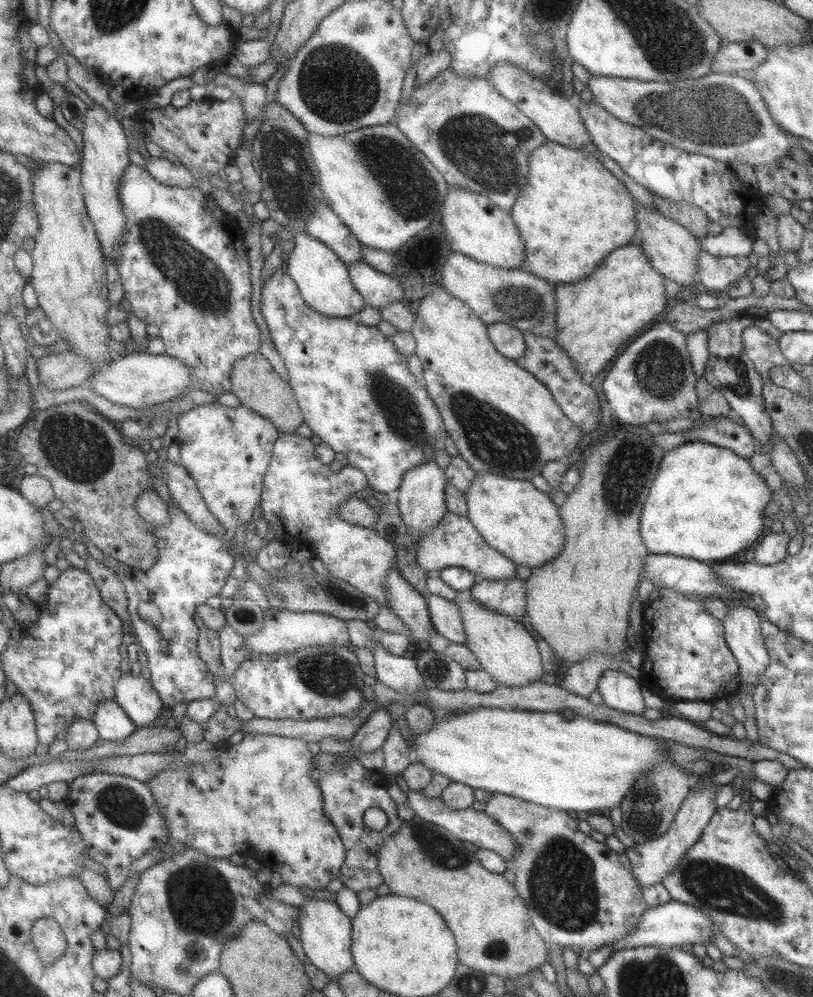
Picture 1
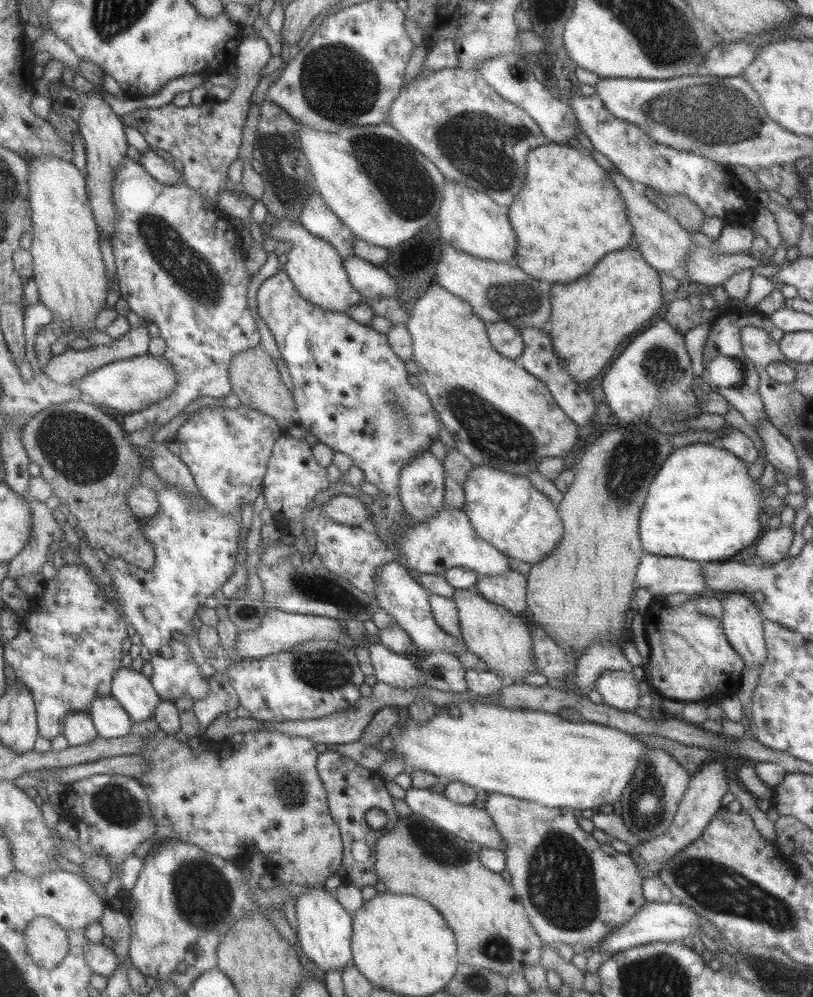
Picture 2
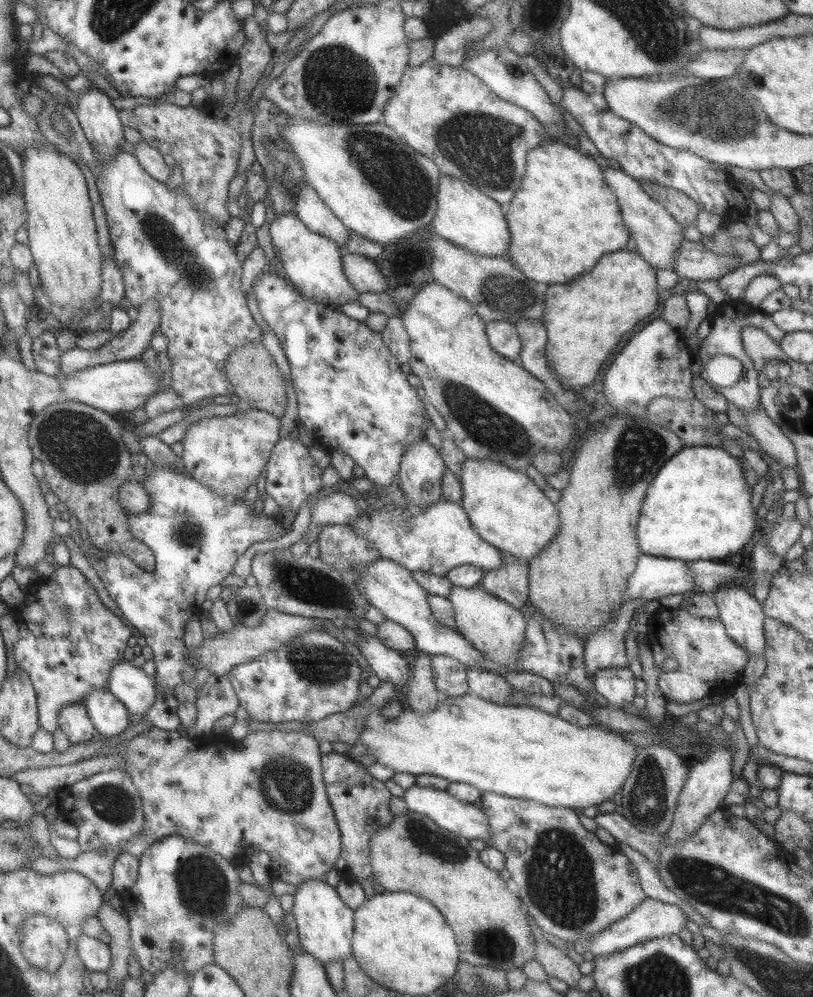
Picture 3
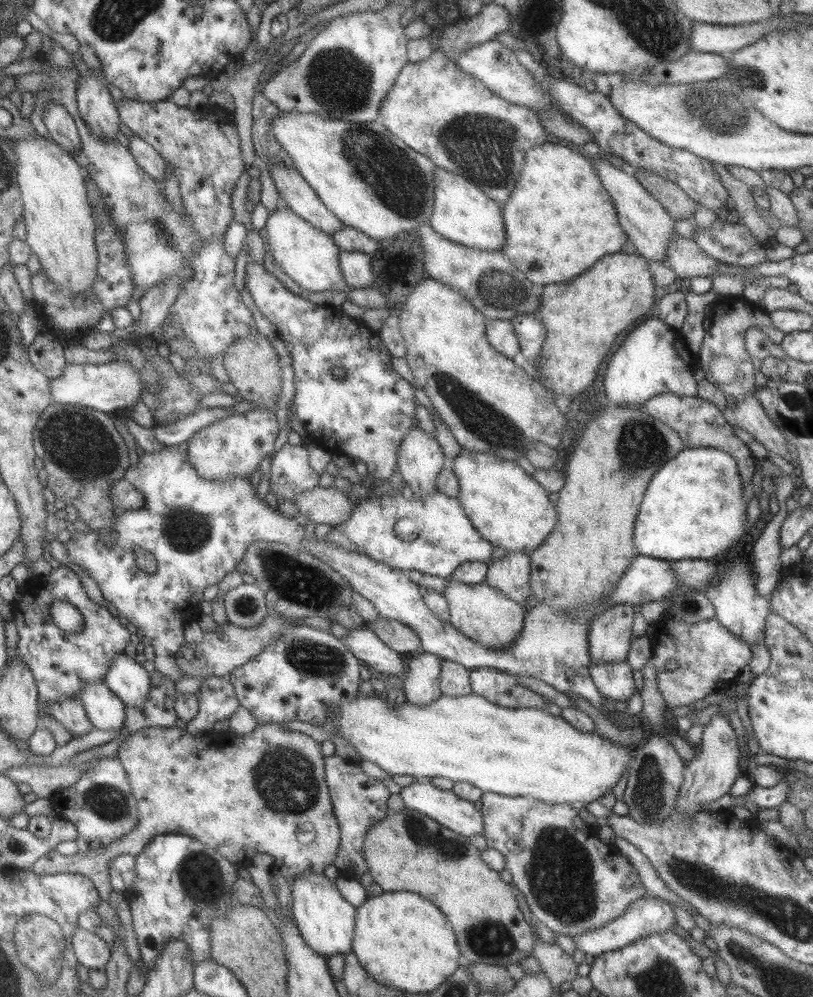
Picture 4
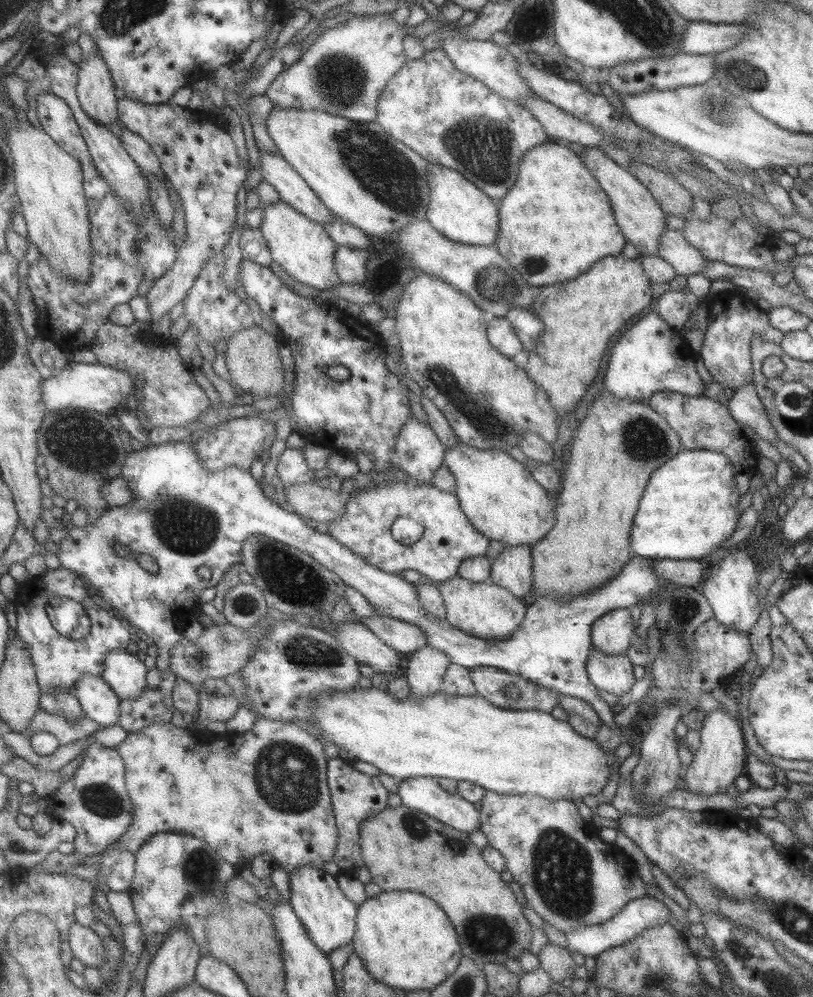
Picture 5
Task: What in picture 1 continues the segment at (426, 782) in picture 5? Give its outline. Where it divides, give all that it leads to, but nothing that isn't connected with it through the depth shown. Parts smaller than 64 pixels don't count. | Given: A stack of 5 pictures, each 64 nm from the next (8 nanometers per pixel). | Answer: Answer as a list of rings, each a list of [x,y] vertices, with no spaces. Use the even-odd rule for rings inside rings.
[[[409,790],[406,795],[406,804],[413,810],[415,816],[426,820],[427,822],[436,824],[437,826],[441,826],[441,828],[449,831],[459,840],[473,843],[478,849],[495,852],[506,862],[512,858],[515,842],[513,838],[511,838],[511,834],[505,832],[493,818],[487,816],[483,811],[474,810],[472,807],[467,807],[461,810],[449,809],[439,797],[428,798],[419,791]]]

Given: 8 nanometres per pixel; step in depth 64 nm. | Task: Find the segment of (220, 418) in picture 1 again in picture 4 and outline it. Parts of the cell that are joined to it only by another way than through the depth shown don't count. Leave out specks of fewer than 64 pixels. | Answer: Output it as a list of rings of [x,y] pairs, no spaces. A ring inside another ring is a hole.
[[[256,408],[248,412],[233,414],[223,418],[223,420],[217,420],[205,428],[199,428],[197,432],[193,432],[186,441],[187,448],[187,463],[197,471],[197,475],[201,479],[213,480],[213,479],[231,479],[235,475],[239,477],[251,476],[253,471],[257,471],[259,468],[259,462],[263,456],[271,454],[273,451],[274,440],[279,431],[279,422],[275,418],[273,410],[267,410],[263,408]]]

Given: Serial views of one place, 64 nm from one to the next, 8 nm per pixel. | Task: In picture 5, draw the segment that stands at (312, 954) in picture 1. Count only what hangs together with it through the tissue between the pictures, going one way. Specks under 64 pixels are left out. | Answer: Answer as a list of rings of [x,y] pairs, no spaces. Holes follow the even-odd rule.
[[[301,866],[288,874],[288,883],[291,908],[317,949],[329,954],[333,949],[352,942],[357,903],[341,893],[334,875],[322,867]]]

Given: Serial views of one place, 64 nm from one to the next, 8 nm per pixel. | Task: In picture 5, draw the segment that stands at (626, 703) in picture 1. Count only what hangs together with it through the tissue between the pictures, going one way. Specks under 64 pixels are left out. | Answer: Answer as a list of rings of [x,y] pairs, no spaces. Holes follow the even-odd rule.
[[[591,647],[585,668],[595,688],[609,692],[617,698],[629,693],[634,683],[633,665],[626,654],[607,655]]]

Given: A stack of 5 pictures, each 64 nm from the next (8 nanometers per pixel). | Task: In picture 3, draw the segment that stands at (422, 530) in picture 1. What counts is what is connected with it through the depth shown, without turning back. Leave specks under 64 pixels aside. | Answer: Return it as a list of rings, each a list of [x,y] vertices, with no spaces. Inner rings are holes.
[[[425,439],[411,443],[403,455],[397,474],[399,488],[408,500],[407,506],[423,509],[441,497],[441,477],[444,473],[443,459]]]

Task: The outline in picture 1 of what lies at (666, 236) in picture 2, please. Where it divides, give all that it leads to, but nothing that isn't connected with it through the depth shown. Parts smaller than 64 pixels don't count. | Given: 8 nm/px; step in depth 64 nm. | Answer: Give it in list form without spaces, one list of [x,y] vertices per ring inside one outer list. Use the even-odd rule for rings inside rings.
[[[633,199],[633,208],[635,208],[636,228],[641,234],[641,242],[638,246],[653,270],[664,279],[673,280],[680,288],[686,286],[699,288],[695,277],[697,254],[700,252],[697,238],[673,219],[665,217],[657,210],[645,209],[635,199]]]

